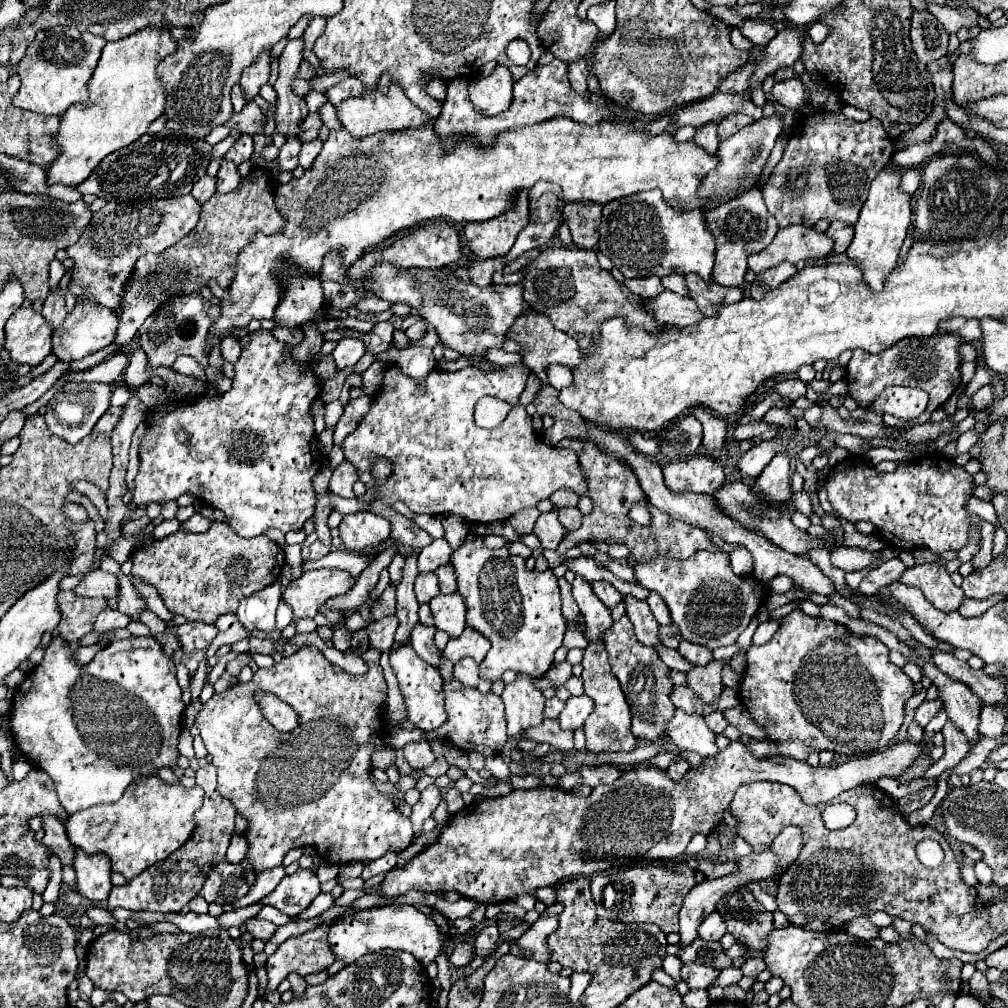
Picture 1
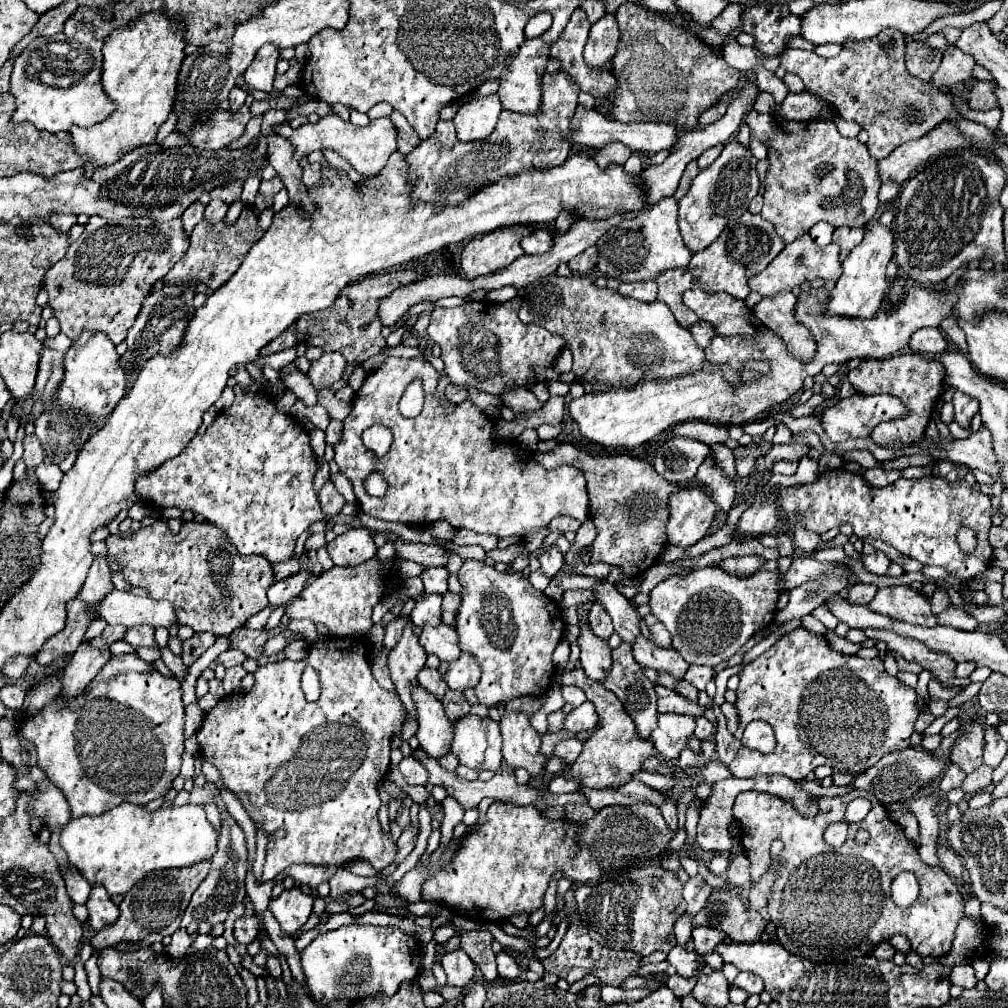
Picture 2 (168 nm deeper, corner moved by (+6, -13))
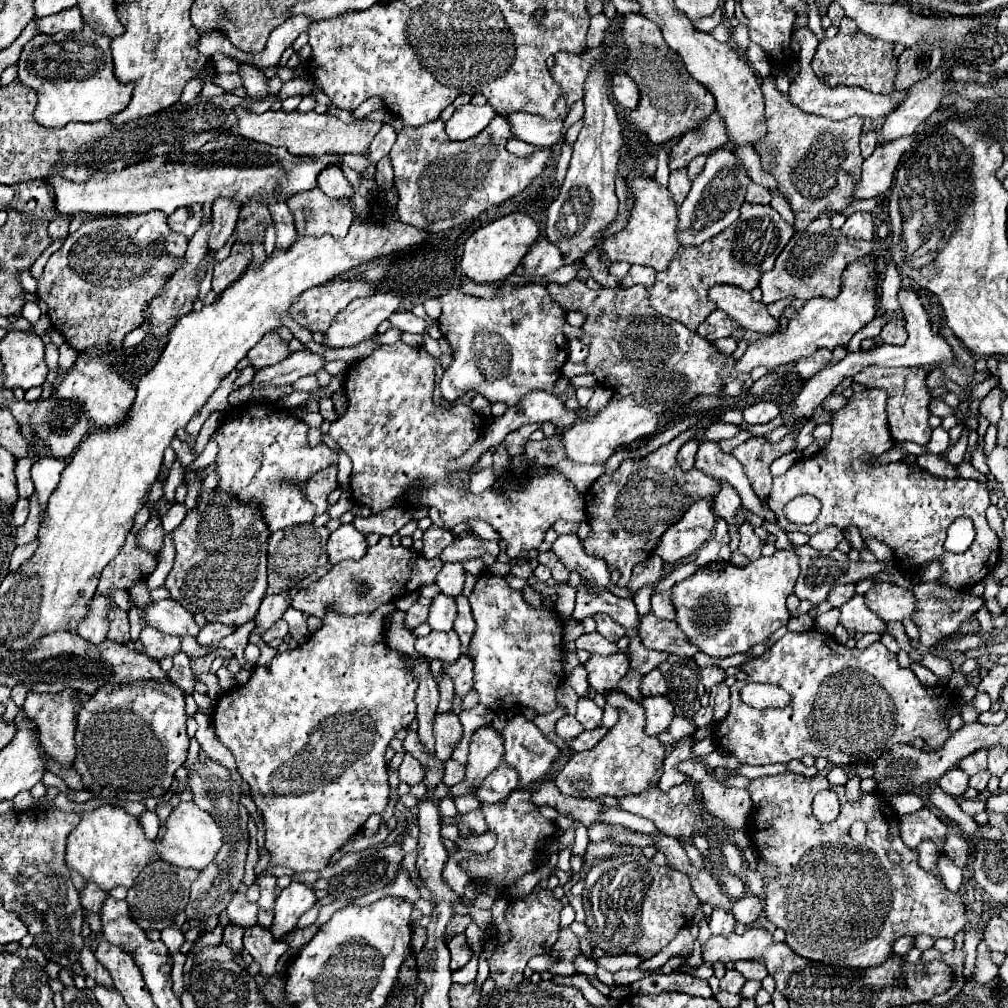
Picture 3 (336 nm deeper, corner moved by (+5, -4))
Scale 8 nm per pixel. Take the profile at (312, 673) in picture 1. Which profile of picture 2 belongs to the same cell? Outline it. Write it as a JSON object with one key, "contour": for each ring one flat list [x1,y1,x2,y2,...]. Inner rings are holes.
{"contour":[[330,637,328,641,316,643,304,661,272,661,258,667,254,677,254,687,248,693,226,695,212,711,206,713,204,725,196,737,200,755,220,771,222,785,240,799,250,819,268,835,262,881,274,879,280,871,294,863,330,867,362,859,376,871,382,871,394,863,398,845,392,841,390,833,382,831,378,821,378,809,382,803,378,797,378,781,388,771,390,741,402,729,406,713,400,697,394,691,382,689,374,679,368,665,366,638],[306,665,312,665,320,675,322,693,316,703,308,703,300,689,300,675],[302,745,322,745,326,753,346,757,346,761,350,761,350,777,346,777,342,793,338,793,338,797,330,797,326,805,310,805,310,809,274,809,274,805,266,801,266,781,270,781,270,777,274,777,274,773,278,773,286,761,294,761,294,753,298,753]]}

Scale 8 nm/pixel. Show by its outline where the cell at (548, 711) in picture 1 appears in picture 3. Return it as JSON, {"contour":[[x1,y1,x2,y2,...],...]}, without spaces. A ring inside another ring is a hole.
{"contour":[[565,714,559,722,557,722,557,728,555,728,555,732,557,732,557,736,559,738,563,738,565,742,571,742,573,738,577,738,579,736,579,732,583,732,585,728,575,720,575,716,571,716,571,714]]}

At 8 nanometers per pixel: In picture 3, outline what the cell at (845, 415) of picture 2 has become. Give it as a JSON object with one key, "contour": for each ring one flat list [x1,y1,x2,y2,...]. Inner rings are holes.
{"contour":[[883,390,853,394,843,410,833,412,833,436,829,444,813,458,801,458,783,476,773,478,773,492,767,504,779,518,777,526,785,532,799,530,813,536,825,526,837,526,839,530,857,526,863,540,875,538,887,544,893,550,898,568,904,573,908,573,907,568,910,569,912,562,915,566,925,566,927,562,939,560,943,584,955,590,967,590,967,586,975,586,989,576,999,560,999,540,985,518,989,492,979,480,945,480,931,476,917,464,877,462,875,458,893,446,885,404,887,394],[801,494,811,494,821,502,821,514,809,526,791,524,783,514,785,504],[957,516,969,516,977,532,971,548,963,554,951,554,943,548,947,528]]}

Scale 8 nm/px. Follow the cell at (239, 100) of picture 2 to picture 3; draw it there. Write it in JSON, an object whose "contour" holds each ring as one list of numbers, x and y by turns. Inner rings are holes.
{"contour":[[217,74,215,84,221,86,225,92,233,92,235,88,241,88,241,78,237,74]]}

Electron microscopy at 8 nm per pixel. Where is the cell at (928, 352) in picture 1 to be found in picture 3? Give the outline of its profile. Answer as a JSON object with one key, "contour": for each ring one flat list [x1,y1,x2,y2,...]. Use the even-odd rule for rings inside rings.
{"contour":[[863,368,863,372,855,374,855,382,865,384,867,388,881,388,889,396,886,411,889,432,895,442,915,442,915,444,927,444,931,440,931,426,927,422,929,418,929,390,925,386,927,372,923,368]]}

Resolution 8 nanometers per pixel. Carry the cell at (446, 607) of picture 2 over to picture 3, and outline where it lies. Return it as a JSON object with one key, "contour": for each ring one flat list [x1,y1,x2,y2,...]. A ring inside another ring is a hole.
{"contour":[[465,596,457,598,457,612,459,612,459,616,455,620,455,632,459,634,459,640,461,640,461,652,467,654,471,636,475,632,475,620,473,620,473,614,471,614,469,600]]}

